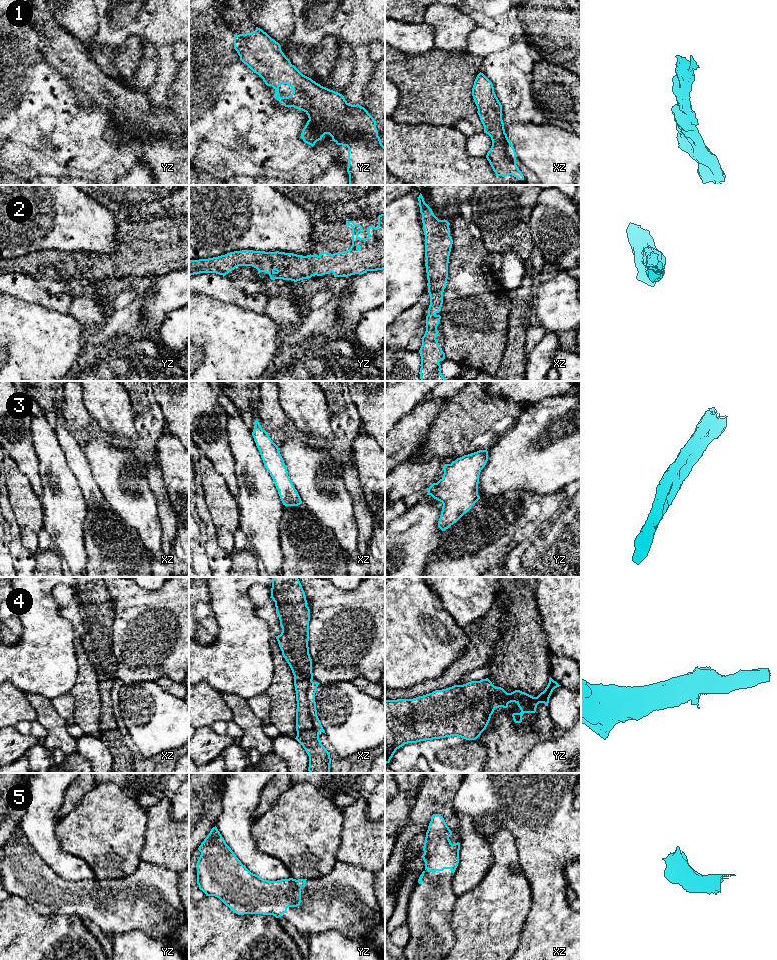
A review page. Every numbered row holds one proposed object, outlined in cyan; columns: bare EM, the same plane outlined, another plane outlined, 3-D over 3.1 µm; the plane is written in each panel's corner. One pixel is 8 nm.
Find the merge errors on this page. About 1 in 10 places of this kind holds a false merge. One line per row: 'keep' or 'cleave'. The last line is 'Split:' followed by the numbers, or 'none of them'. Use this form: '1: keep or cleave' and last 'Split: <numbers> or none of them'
1: keep
2: keep
3: keep
4: keep
5: keep
Split: none of them

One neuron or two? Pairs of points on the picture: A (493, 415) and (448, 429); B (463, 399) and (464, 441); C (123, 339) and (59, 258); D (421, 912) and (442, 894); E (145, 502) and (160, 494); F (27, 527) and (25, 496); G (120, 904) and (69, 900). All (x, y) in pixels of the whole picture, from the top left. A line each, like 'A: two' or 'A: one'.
A: one
B: one
C: two
D: one
E: two
F: one
G: one

